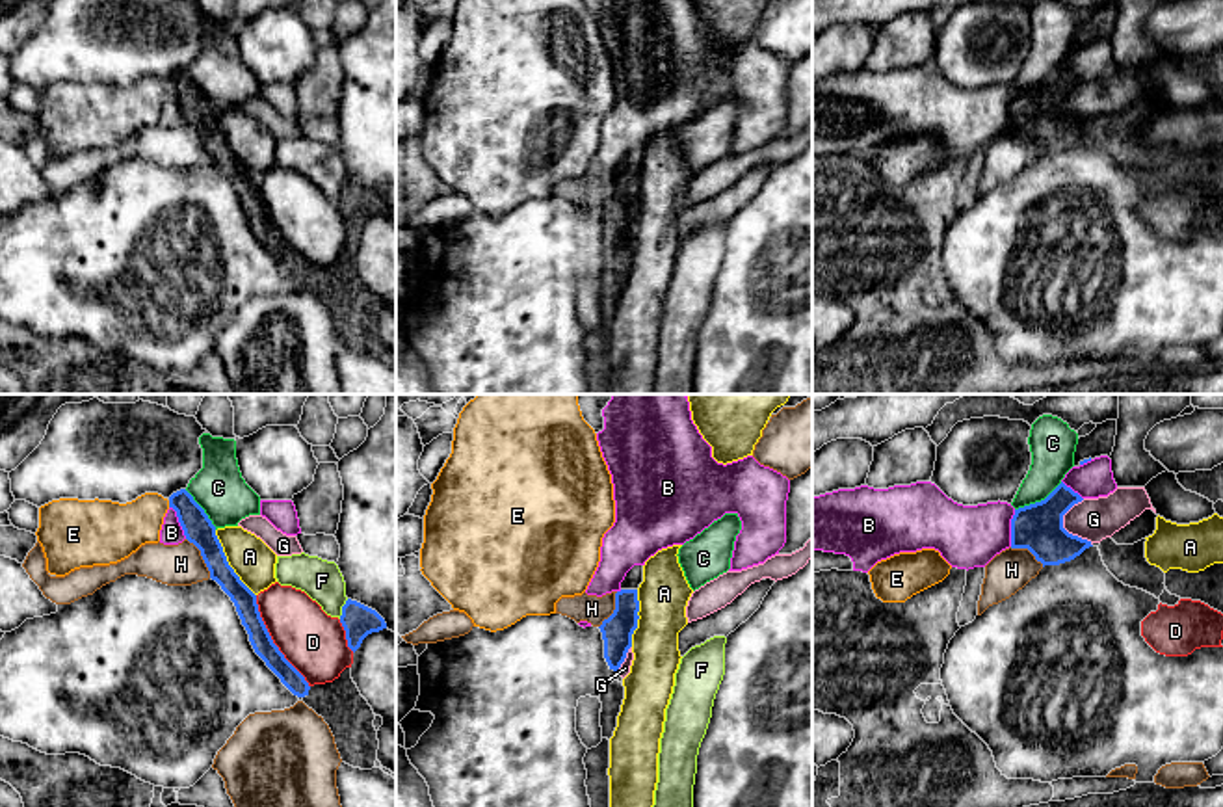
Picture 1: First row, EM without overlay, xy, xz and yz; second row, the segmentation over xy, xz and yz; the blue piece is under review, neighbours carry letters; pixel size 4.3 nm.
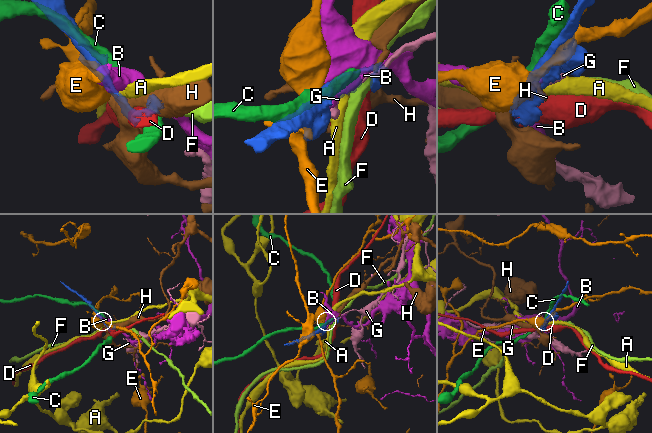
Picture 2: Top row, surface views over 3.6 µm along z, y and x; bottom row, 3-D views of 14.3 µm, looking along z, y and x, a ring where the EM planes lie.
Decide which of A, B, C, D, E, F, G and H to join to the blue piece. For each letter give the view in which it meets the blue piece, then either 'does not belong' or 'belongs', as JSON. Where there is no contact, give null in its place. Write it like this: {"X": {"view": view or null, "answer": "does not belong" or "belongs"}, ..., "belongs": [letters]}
{"A": {"view": "xy", "answer": "does not belong"}, "B": {"view": "yz", "answer": "does not belong"}, "C": {"view": "yz", "answer": "does not belong"}, "D": {"view": "xy", "answer": "does not belong"}, "E": {"view": "xy", "answer": "does not belong"}, "F": {"view": "xy", "answer": "does not belong"}, "G": {"view": "yz", "answer": "does not belong"}, "H": {"view": "xy", "answer": "does not belong"}, "belongs": []}

